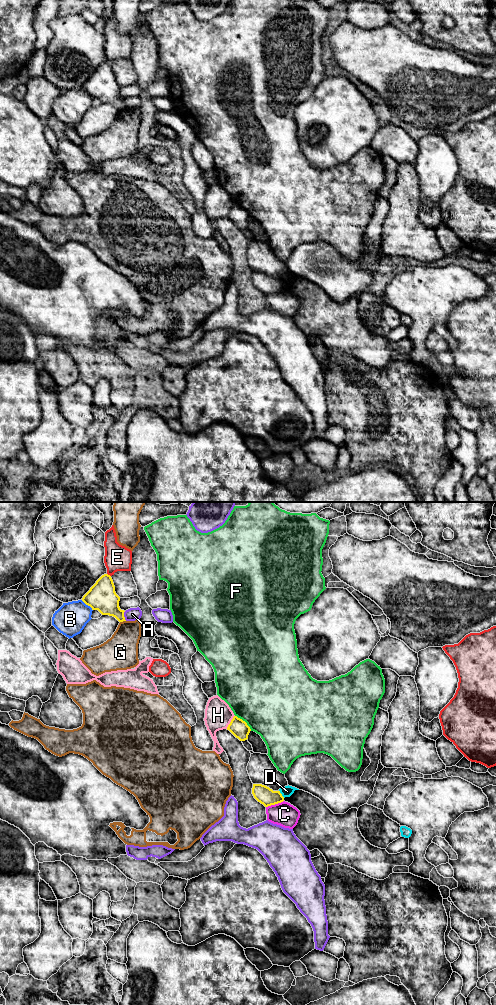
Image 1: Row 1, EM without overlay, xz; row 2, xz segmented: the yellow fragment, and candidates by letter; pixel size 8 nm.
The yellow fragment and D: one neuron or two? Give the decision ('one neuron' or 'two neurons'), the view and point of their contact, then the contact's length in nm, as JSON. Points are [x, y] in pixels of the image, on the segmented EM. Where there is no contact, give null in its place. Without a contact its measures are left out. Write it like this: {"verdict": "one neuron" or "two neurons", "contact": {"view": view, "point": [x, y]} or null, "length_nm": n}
{"verdict": "two neurons", "contact": {"view": "xz", "point": [281, 794]}, "length_nm": 80}

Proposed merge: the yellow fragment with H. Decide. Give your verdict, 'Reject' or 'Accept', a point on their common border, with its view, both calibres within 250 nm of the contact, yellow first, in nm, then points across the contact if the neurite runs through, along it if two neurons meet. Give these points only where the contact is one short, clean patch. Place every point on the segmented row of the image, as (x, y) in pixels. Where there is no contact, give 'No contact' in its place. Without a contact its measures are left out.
Reject. Touches yellow at xz (230, 722). Thickness 140 nm (yellow) against 220 nm. Boundary: xz (234, 715), (226, 728)

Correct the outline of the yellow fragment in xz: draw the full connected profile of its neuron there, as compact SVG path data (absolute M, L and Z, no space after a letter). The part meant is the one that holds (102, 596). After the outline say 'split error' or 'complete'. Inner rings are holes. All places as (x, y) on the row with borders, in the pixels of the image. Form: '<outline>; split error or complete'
M102 575L90 590L83 596L82 601L92 610L98 610L102 615L115 617L119 622L126 621L124 610L119 607L120 597L115 592L115 586L110 575Z; complete

